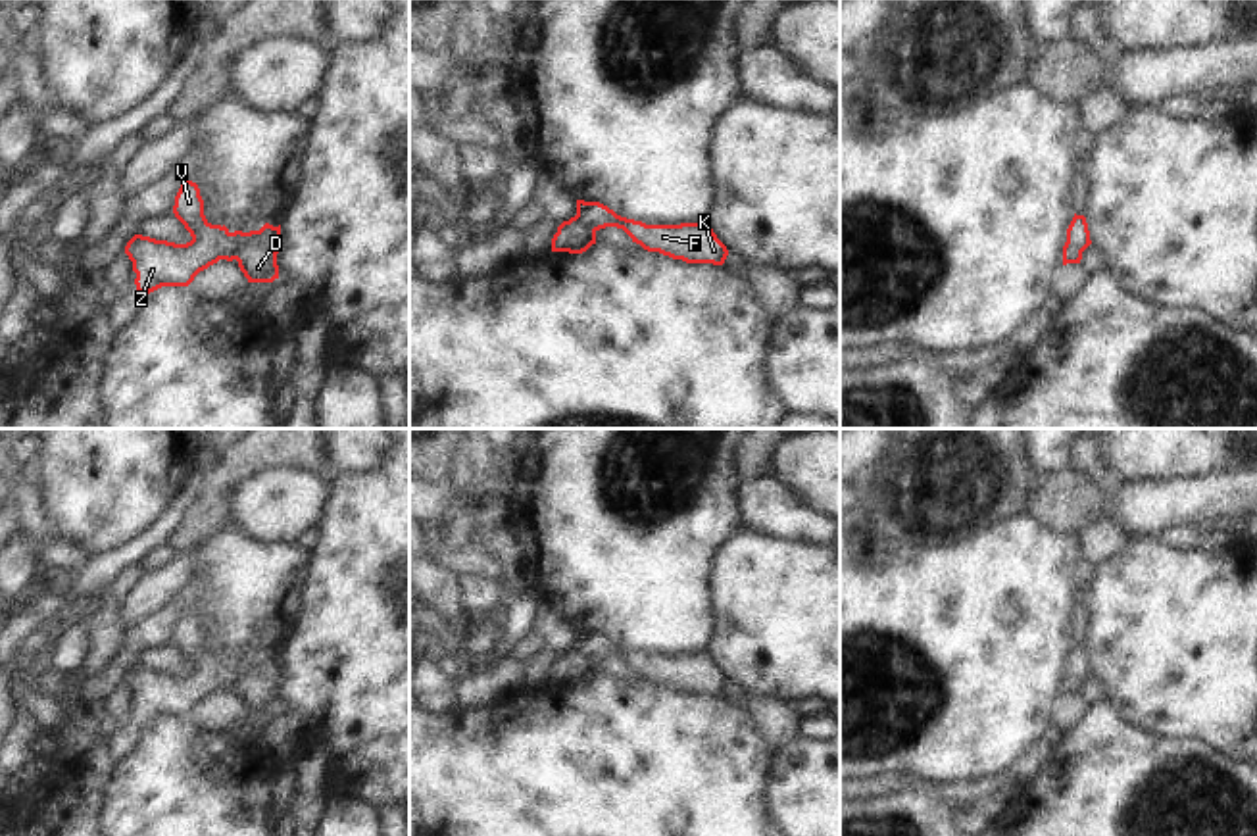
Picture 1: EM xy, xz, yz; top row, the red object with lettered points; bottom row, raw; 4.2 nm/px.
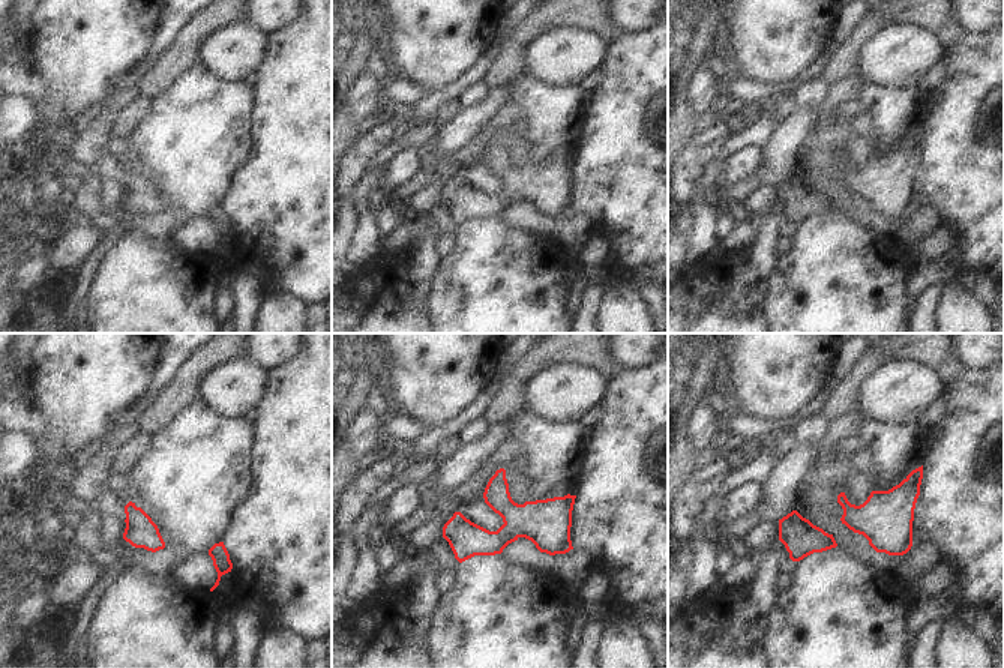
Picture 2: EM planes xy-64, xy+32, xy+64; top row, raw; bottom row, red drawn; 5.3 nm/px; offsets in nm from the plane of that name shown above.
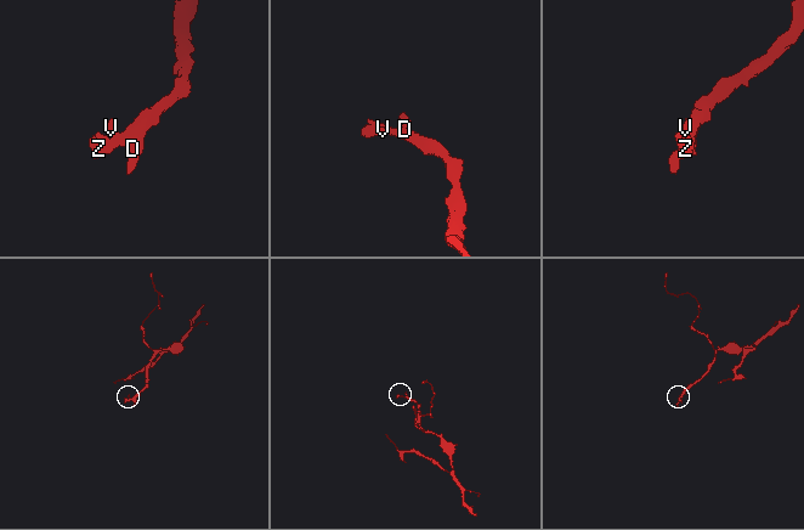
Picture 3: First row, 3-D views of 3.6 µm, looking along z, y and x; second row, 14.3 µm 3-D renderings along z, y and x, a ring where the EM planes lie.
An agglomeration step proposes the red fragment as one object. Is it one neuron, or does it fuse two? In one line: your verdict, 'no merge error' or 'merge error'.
no merge error

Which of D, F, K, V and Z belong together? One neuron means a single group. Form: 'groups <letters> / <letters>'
groups D F K V Z

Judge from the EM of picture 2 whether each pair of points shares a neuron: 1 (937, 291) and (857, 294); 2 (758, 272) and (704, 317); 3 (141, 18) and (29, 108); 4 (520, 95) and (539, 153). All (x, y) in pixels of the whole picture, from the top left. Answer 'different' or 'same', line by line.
1: different
2: same
3: different
4: same

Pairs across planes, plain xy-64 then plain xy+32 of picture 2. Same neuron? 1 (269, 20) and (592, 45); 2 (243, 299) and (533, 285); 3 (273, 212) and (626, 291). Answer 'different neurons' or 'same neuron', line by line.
1: different neurons
2: different neurons
3: different neurons

